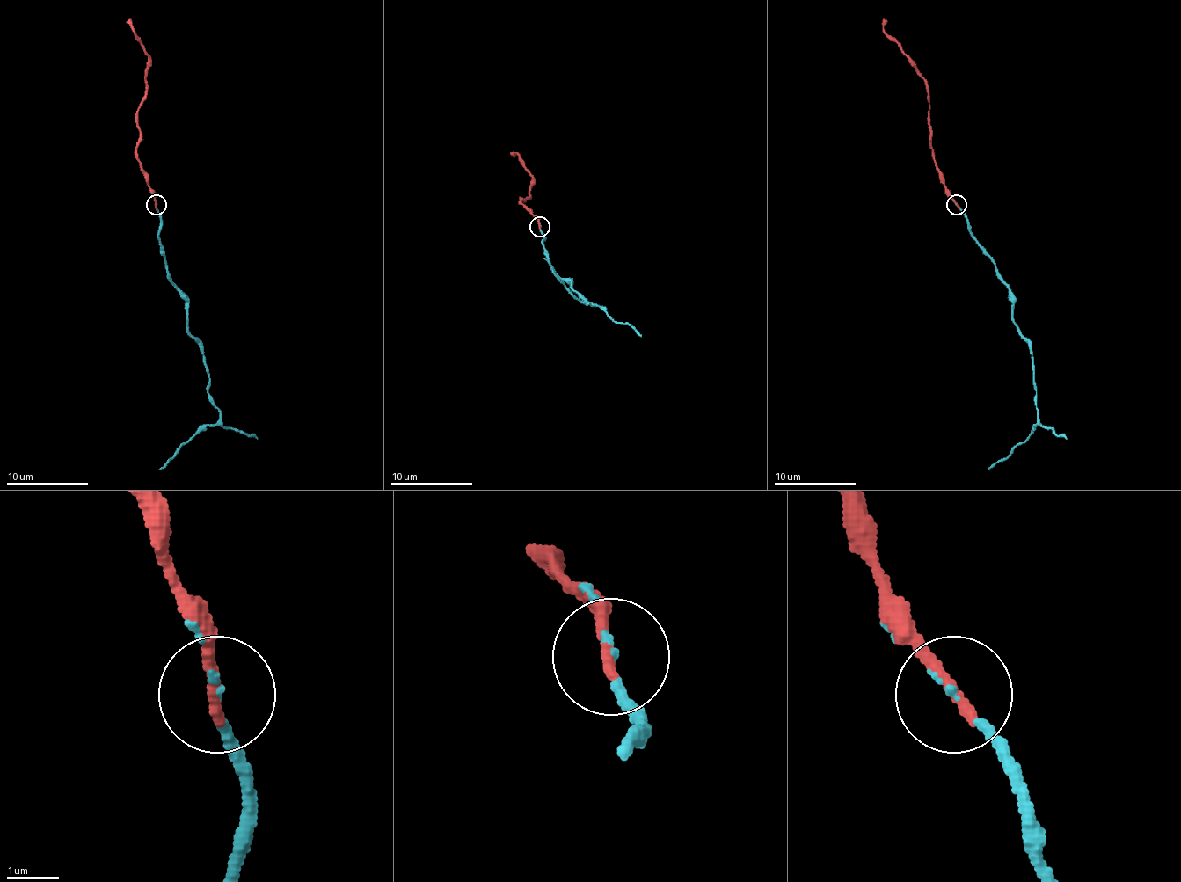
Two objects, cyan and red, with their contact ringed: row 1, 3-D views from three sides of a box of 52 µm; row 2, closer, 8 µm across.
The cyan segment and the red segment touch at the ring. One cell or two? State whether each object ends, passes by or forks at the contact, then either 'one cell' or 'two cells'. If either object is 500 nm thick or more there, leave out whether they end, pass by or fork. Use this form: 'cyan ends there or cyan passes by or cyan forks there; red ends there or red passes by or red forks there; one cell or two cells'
cyan passes by; red ends there; one cell

